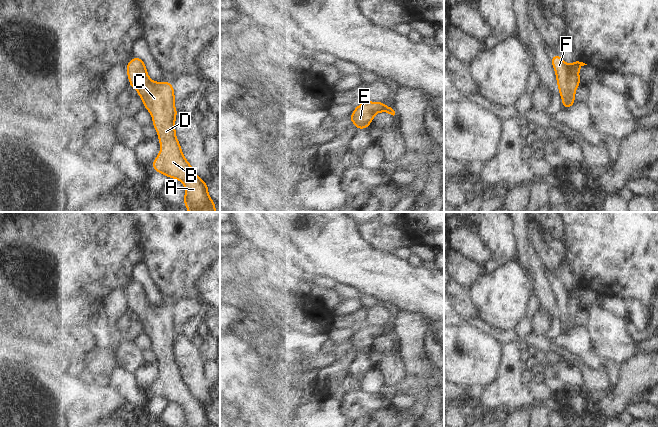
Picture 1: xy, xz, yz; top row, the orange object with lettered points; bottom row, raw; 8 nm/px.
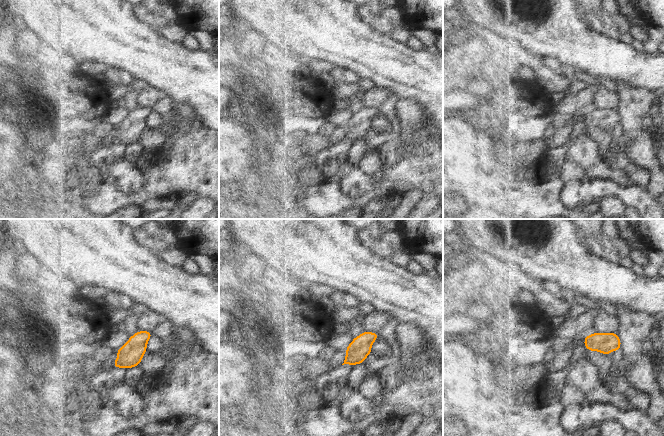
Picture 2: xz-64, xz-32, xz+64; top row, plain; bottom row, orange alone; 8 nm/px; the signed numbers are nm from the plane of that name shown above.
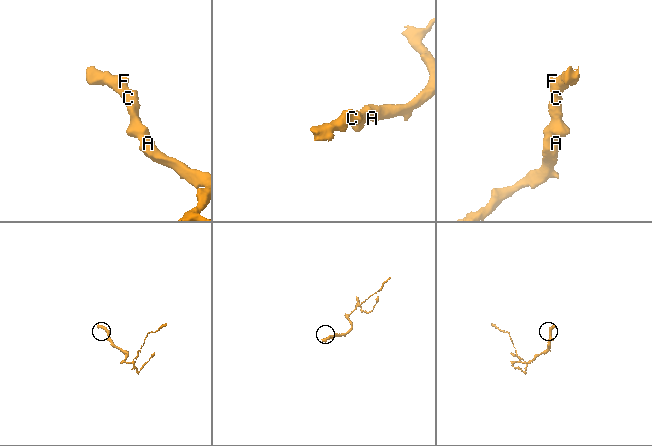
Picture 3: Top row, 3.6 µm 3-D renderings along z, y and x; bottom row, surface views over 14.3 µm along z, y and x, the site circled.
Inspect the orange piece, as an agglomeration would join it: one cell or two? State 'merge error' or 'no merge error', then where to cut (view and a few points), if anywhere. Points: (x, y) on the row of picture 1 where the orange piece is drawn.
no merge error; no cut

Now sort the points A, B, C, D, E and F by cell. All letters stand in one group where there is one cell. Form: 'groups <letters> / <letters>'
groups A B C D E F

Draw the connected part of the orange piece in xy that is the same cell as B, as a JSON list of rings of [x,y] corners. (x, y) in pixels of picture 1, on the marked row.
[[[133,57],[126,66],[131,88],[135,88],[144,103],[144,108],[152,115],[154,129],[160,141],[160,153],[154,159],[152,167],[155,172],[166,175],[168,178],[180,180],[185,187],[184,205],[189,212],[217,212],[215,202],[208,194],[208,185],[193,170],[185,159],[180,143],[176,138],[175,119],[178,111],[174,107],[176,98],[171,82],[154,82],[150,79],[146,65],[141,58]]]

